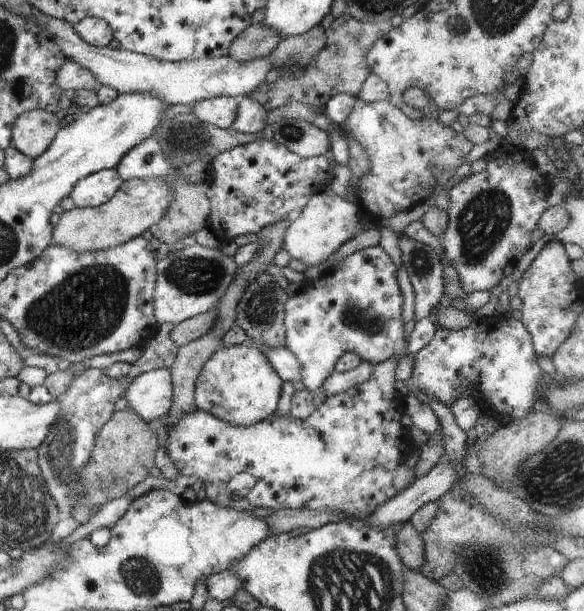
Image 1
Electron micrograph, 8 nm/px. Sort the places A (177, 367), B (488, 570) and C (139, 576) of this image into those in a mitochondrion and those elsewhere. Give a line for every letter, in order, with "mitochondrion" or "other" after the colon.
A: other
B: mitochondrion
C: mitochondrion

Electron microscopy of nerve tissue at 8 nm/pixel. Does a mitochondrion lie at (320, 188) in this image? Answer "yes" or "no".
no

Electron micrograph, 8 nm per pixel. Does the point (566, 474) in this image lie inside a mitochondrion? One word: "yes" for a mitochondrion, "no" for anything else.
yes

